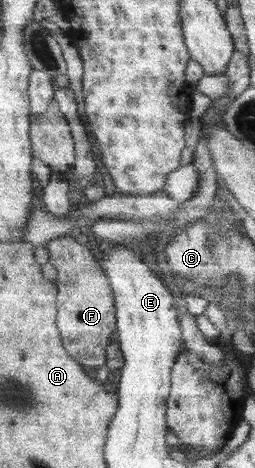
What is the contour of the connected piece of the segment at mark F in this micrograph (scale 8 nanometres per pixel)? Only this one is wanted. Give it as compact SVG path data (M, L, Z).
M62 236L47 243L49 263L57 270L56 284L59 287L59 314L57 322L63 344L71 356L83 364L87 370L93 371L102 365L107 365L107 347L116 340L117 307L115 306L115 291L103 271L100 261L94 259L88 246L78 243L71 236Z

